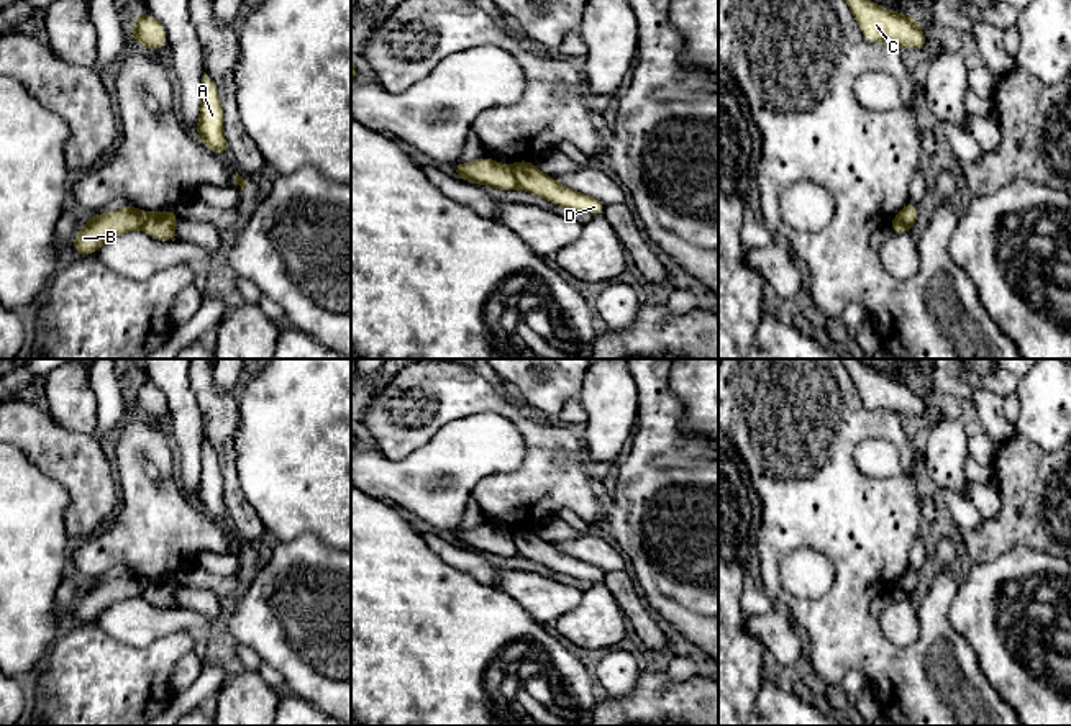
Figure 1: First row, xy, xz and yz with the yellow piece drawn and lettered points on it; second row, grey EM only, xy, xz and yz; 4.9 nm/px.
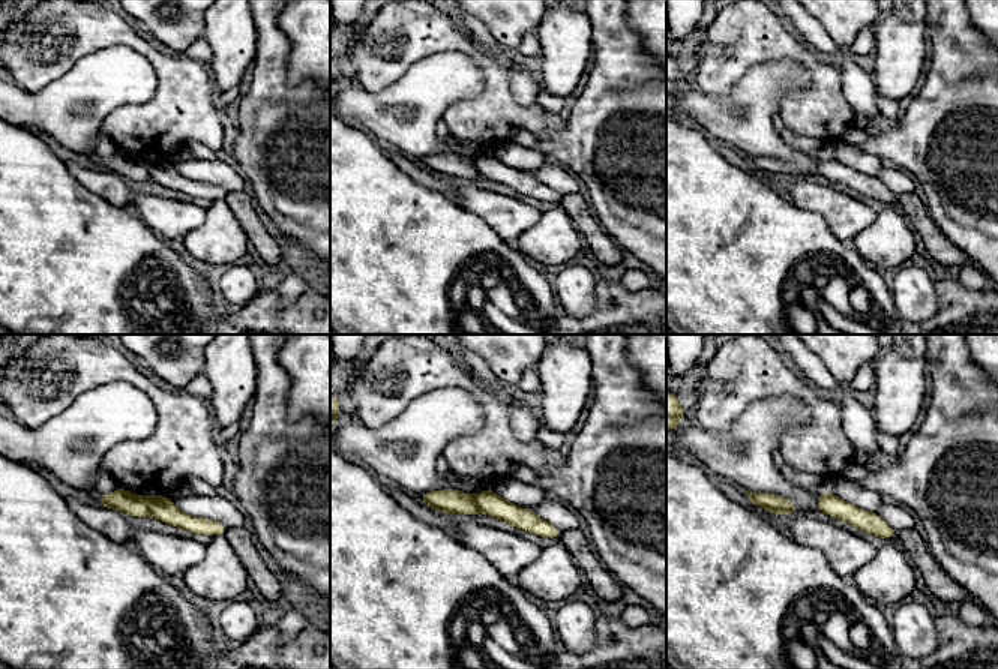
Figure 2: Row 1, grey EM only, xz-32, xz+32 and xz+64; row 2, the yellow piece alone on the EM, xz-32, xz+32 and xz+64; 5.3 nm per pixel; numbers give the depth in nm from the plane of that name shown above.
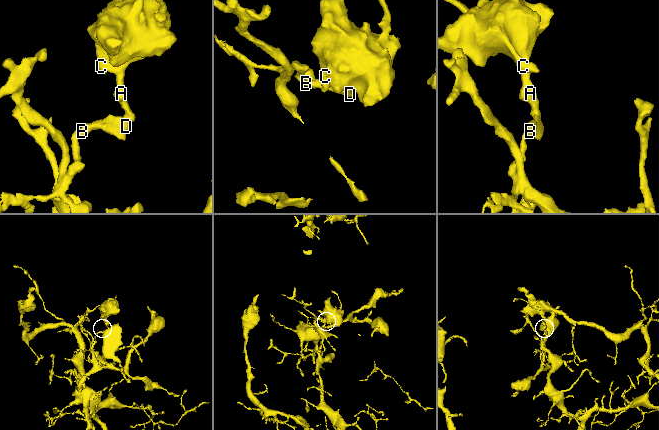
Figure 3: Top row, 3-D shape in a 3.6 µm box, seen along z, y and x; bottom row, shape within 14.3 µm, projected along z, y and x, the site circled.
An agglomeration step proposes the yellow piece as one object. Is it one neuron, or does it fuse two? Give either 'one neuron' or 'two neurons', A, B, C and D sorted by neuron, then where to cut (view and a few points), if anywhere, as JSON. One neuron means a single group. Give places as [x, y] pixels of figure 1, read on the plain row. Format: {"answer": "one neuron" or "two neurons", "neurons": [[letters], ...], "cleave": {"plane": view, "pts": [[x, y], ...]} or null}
{"answer": "two neurons", "neurons": [["A", "C", "D"], ["B"]], "cleave": {"plane": "xz", "pts": [[510, 533], [519, 553]]}}

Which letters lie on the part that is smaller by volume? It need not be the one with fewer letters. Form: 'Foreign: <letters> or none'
Foreign: A, C, D

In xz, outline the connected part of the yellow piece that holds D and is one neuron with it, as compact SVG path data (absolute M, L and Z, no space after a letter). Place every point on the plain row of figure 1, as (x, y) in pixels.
M520 528L512 531L512 539L520 556L543 564L558 574L566 574L569 577L590 582L602 582L605 577L602 569L561 552L548 541L538 538L531 528Z

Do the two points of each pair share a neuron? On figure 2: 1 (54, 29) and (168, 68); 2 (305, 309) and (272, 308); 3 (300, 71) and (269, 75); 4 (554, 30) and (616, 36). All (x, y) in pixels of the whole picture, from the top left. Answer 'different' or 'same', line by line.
1: same
2: same
3: different
4: different

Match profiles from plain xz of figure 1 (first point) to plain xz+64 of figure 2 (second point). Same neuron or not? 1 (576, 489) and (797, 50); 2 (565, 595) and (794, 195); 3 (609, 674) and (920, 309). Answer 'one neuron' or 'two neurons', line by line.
1: one neuron
2: one neuron
3: one neuron

